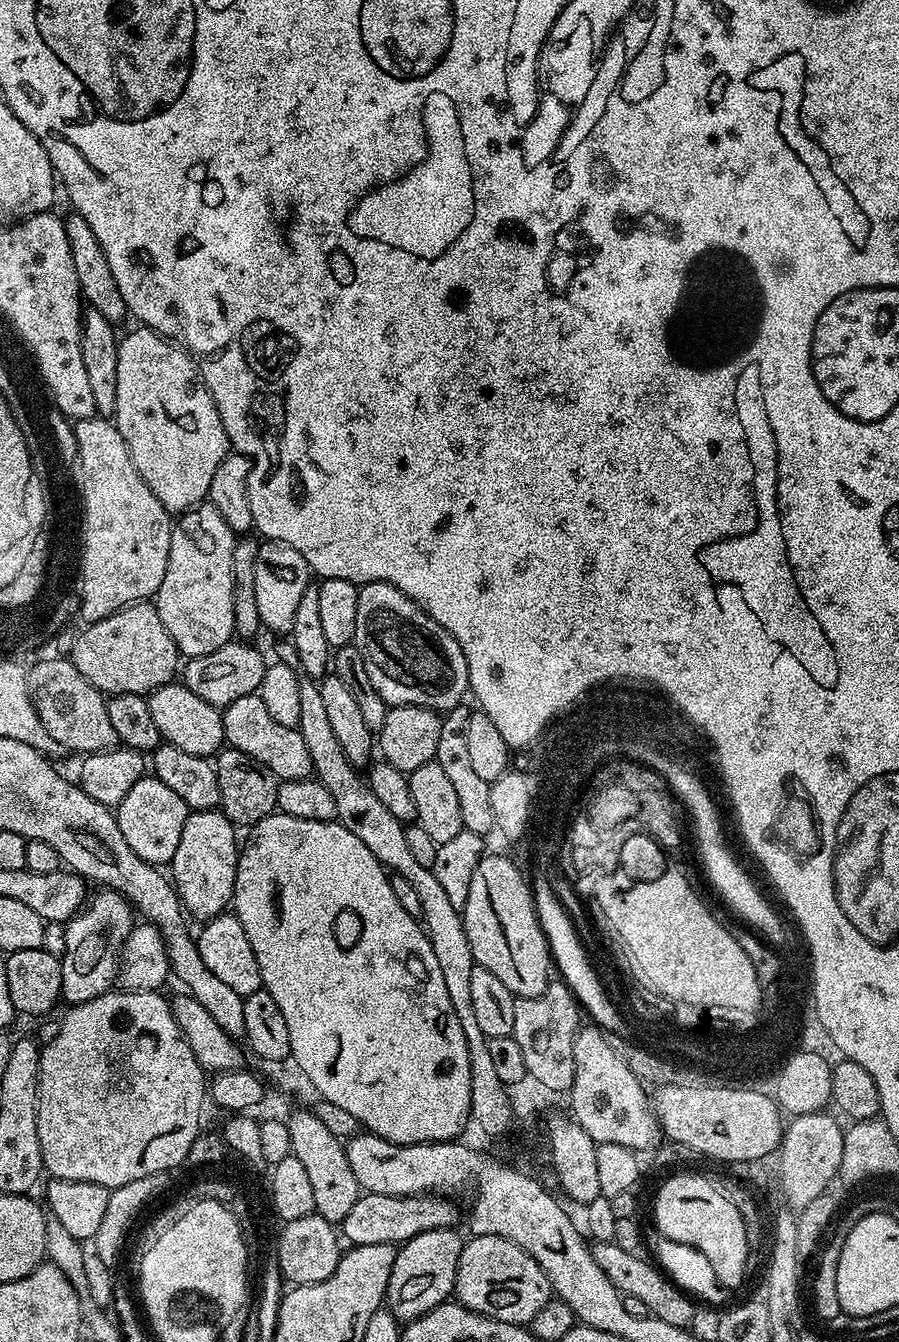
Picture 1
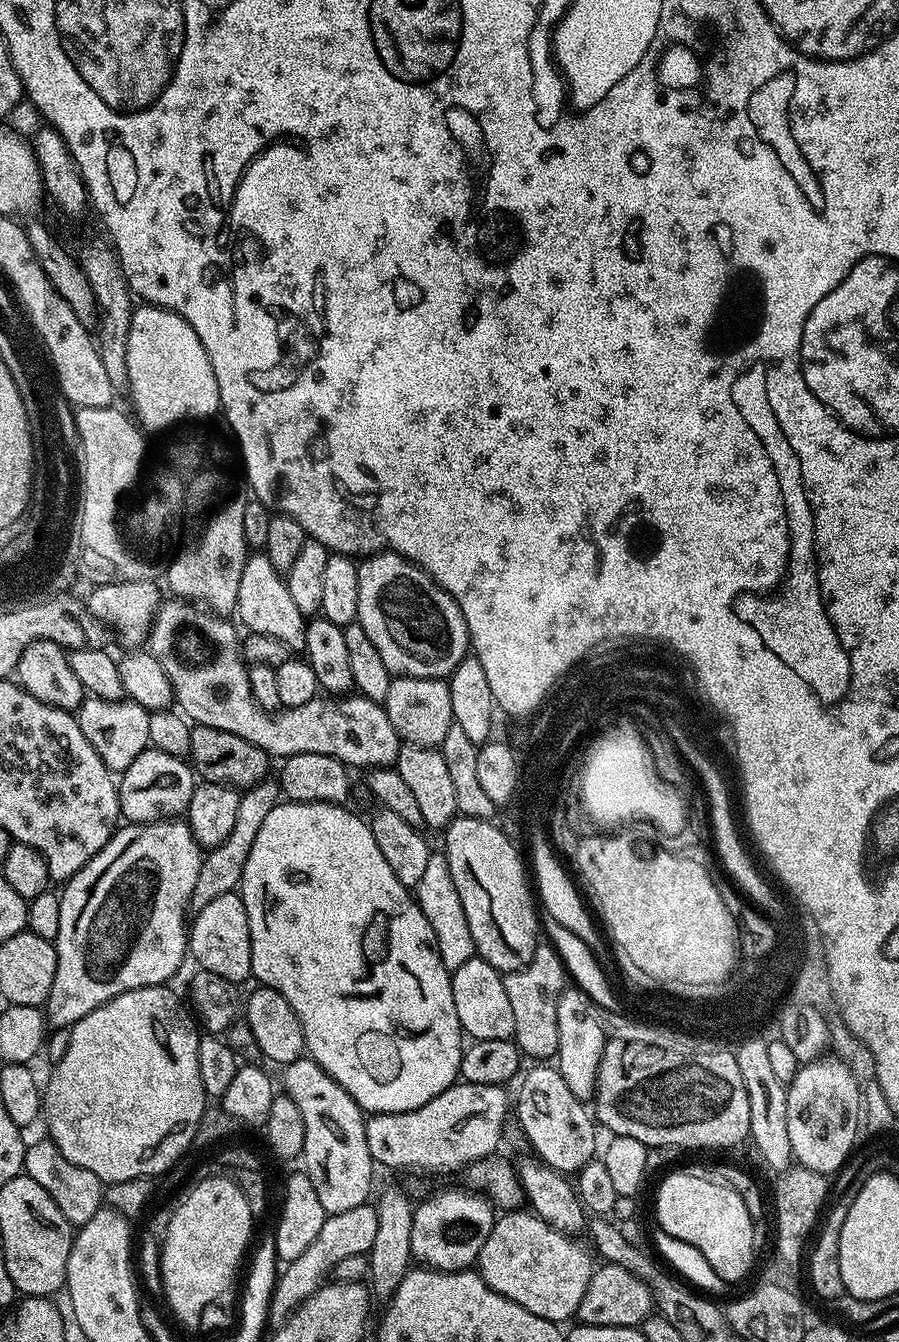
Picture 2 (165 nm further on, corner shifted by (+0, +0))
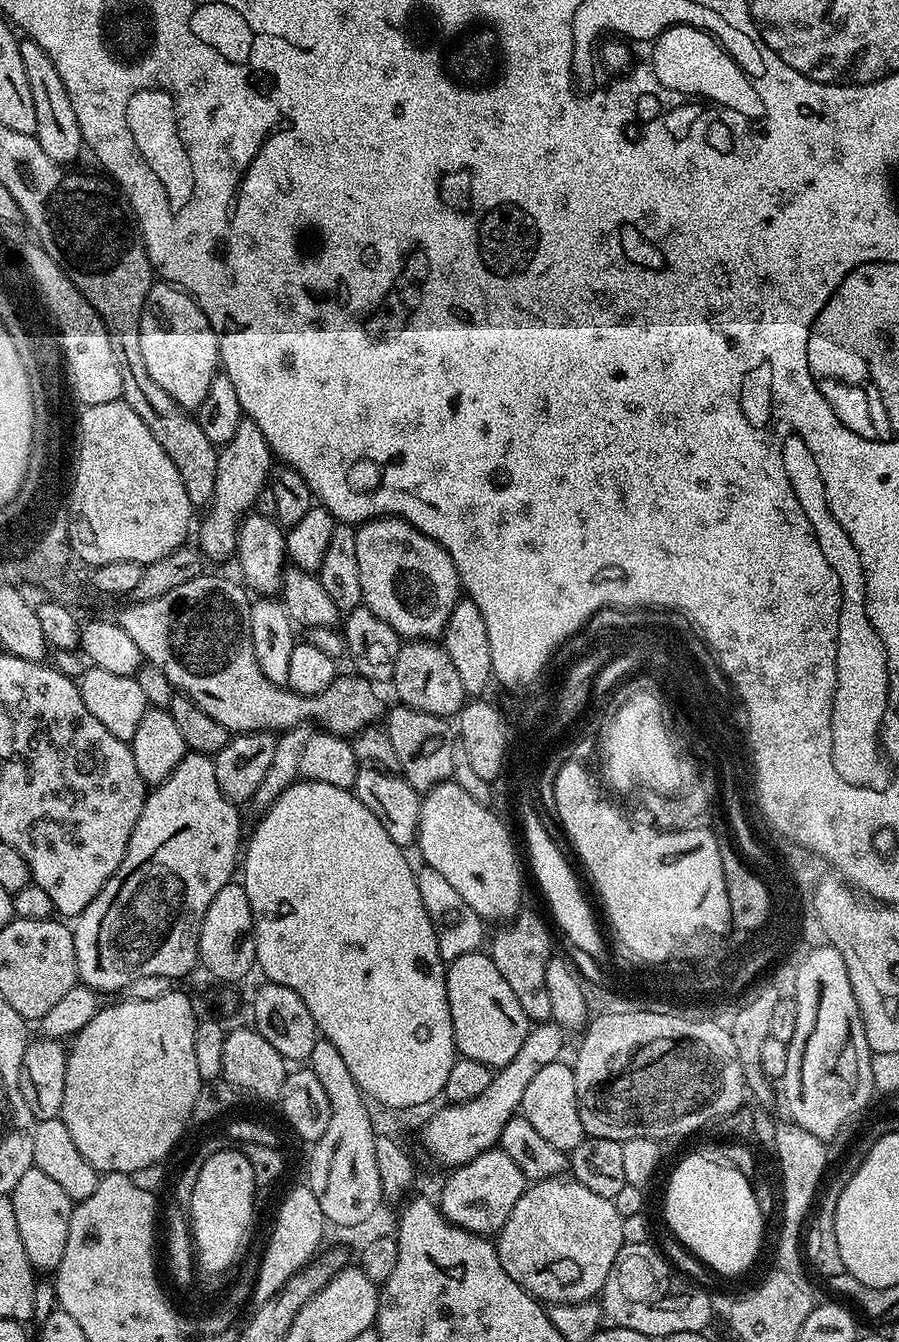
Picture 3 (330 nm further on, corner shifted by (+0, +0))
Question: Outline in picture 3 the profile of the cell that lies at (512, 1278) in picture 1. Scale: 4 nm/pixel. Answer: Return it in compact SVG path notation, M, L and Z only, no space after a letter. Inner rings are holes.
M571 1178L538 1180L529 1183L525 1187L523 1194L518 1198L518 1202L514 1202L514 1210L510 1210L510 1218L506 1218L506 1222L500 1227L498 1239L495 1241L496 1253L502 1262L502 1270L506 1270L506 1274L510 1274L510 1278L514 1278L514 1282L518 1282L518 1286L525 1288L537 1300L547 1302L549 1305L581 1304L584 1301L591 1301L603 1293L606 1278L610 1274L621 1248L626 1243L626 1237L622 1234L623 1225L624 1217L618 1214L618 1210L614 1210L612 1201L602 1198L602 1194L594 1194L594 1190L589 1190L587 1186L582 1186L582 1182Z

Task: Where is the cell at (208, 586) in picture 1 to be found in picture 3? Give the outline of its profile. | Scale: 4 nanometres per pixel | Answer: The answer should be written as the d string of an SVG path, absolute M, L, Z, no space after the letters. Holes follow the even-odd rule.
M245 418L234 438L230 438L230 442L219 449L216 458L216 481L210 505L212 513L201 522L198 541L200 551L209 561L237 555L236 540L240 537L240 523L253 511L252 503L259 498L263 488L265 491L273 468L272 448L266 442L262 430L258 430L254 421Z

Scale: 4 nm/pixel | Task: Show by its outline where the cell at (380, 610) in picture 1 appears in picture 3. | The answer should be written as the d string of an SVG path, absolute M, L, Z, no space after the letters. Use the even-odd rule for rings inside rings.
M399 518L365 520L354 538L362 604L405 641L443 637L450 614L461 599L460 575L450 554L438 542Z

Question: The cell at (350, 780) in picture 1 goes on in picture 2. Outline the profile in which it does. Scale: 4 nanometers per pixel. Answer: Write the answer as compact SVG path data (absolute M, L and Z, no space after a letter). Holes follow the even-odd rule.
M263 554L249 555L242 570L242 582L238 582L238 602L235 615L240 616L239 623L245 624L249 633L265 635L266 638L277 639L284 643L293 653L300 654L304 651L306 630L308 625L306 617L298 610L292 599L288 581L270 562L270 558Z

